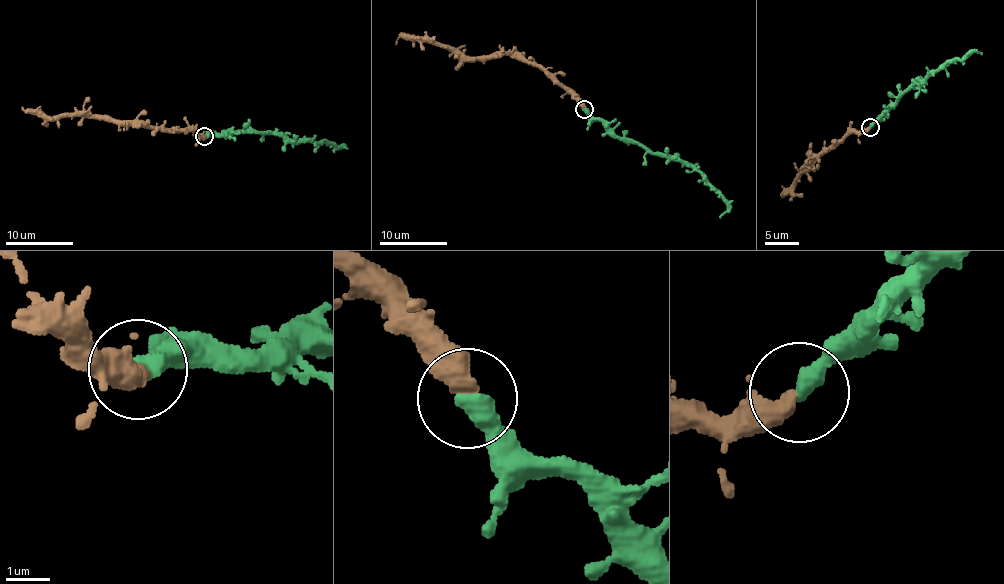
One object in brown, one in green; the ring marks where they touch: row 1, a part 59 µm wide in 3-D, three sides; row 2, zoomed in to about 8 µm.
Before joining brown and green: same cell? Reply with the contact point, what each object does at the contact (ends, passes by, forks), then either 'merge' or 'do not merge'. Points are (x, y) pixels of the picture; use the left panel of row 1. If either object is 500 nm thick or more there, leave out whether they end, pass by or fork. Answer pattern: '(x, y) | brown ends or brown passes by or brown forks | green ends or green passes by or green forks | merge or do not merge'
(204, 136) | brown passes by | green ends | merge

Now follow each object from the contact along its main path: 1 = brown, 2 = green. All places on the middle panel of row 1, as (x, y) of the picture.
1: (584, 107), (569, 91), (554, 83), (537, 67), (509, 54), (462, 57), (455, 50), (400, 37), (396, 44)
2: (584, 109), (605, 120), (621, 138), (689, 162), (722, 196), (727, 205), (720, 216)

